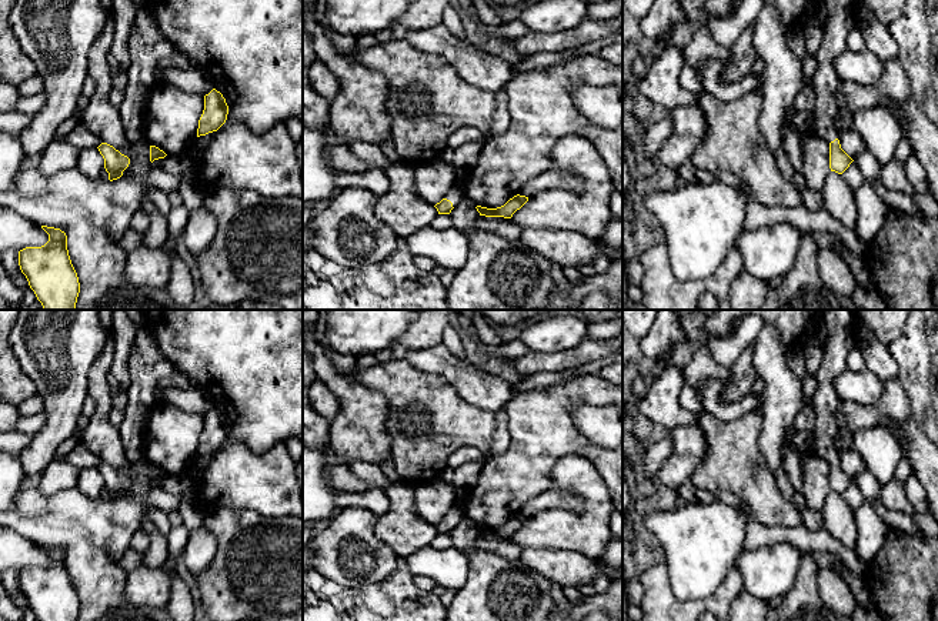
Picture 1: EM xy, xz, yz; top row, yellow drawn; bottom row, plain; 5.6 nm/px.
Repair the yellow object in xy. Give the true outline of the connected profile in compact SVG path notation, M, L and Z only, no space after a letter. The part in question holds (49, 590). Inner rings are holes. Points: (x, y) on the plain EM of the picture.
M41 545L49 561L19 571L19 585L39 621L77 621L80 602L60 548Z

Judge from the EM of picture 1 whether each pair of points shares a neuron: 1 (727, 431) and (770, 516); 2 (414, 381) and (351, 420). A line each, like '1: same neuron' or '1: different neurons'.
1: same neuron
2: different neurons

